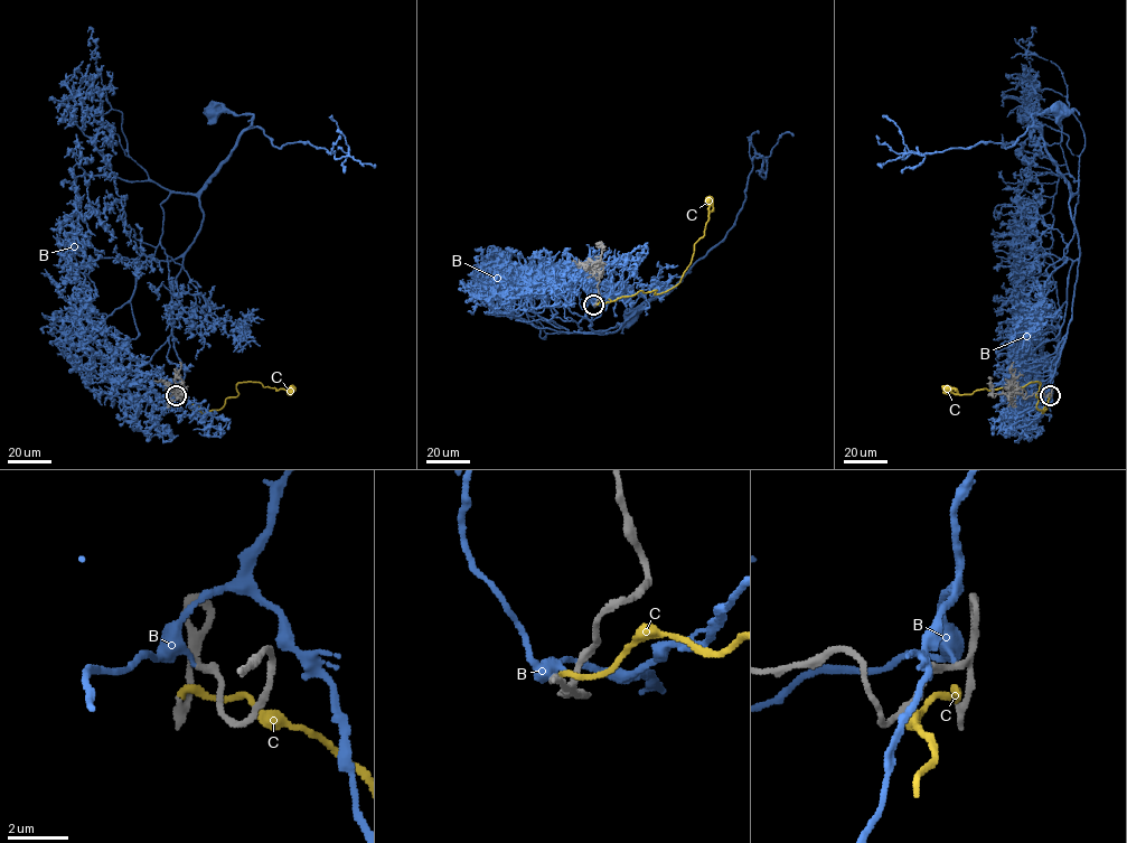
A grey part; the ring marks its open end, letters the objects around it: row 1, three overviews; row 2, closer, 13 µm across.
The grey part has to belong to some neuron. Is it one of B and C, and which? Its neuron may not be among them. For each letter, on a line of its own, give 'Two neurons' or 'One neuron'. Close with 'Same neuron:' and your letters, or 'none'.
B: Two neurons
C: One neuron
Same neuron: C

